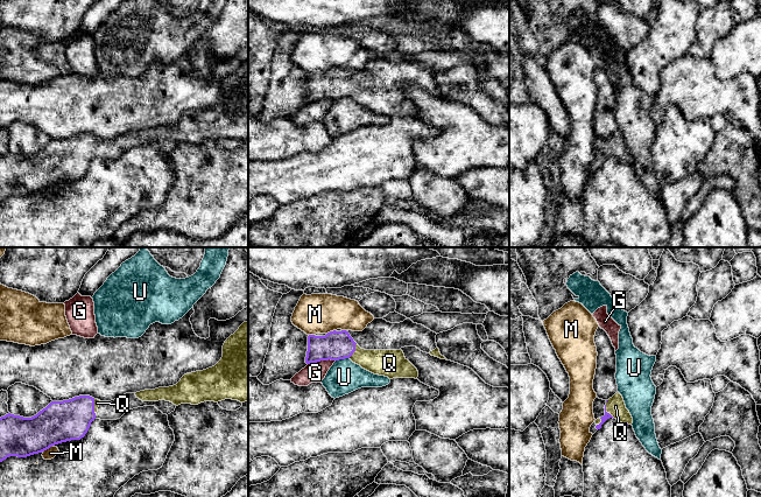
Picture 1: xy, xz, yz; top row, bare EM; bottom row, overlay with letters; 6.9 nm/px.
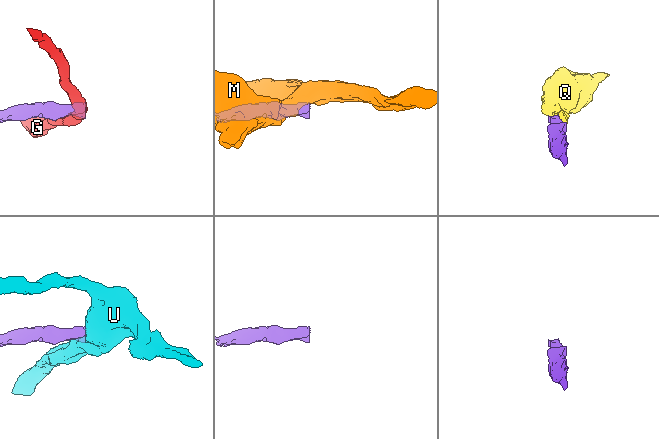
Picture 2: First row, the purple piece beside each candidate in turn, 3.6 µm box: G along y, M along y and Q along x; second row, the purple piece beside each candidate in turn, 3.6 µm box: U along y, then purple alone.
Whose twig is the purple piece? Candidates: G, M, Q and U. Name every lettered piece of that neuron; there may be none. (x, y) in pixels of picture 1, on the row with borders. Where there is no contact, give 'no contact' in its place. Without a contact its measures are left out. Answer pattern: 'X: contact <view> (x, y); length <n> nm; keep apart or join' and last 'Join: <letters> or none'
G: contact xz (321, 359); length 190 nm; keep apart
M: contact xy (48, 448); length 90 nm; keep apart
Q: contact yz (606, 412); length 120 nm; join
U: contact xz (342, 358); length 100 nm; keep apart
Join: Q

